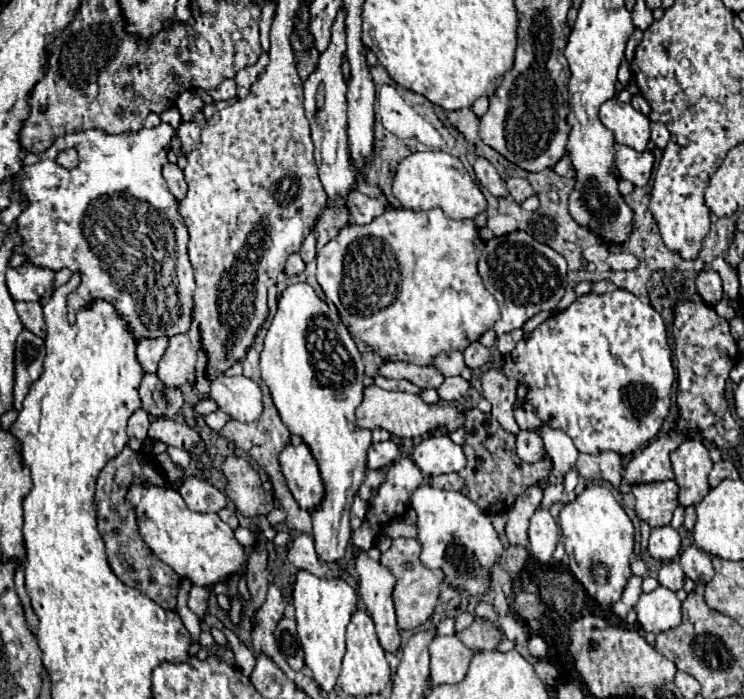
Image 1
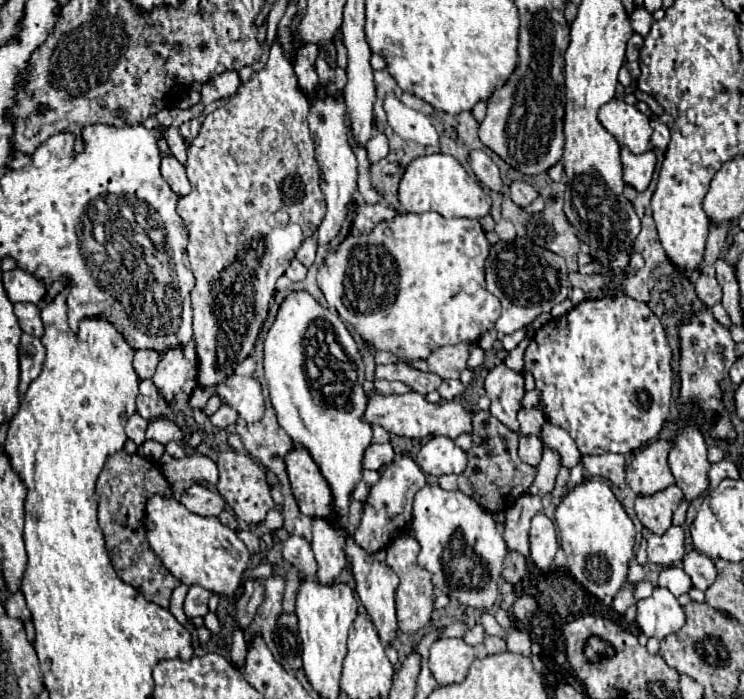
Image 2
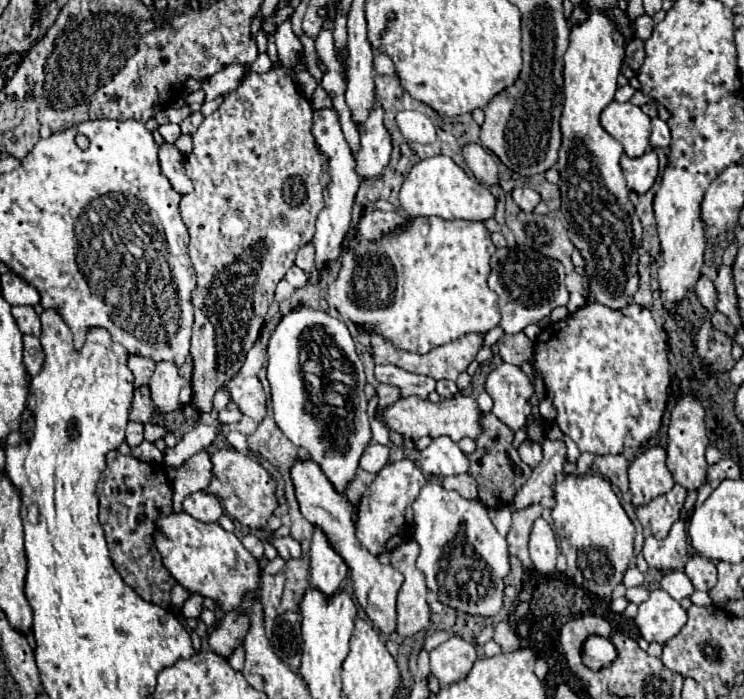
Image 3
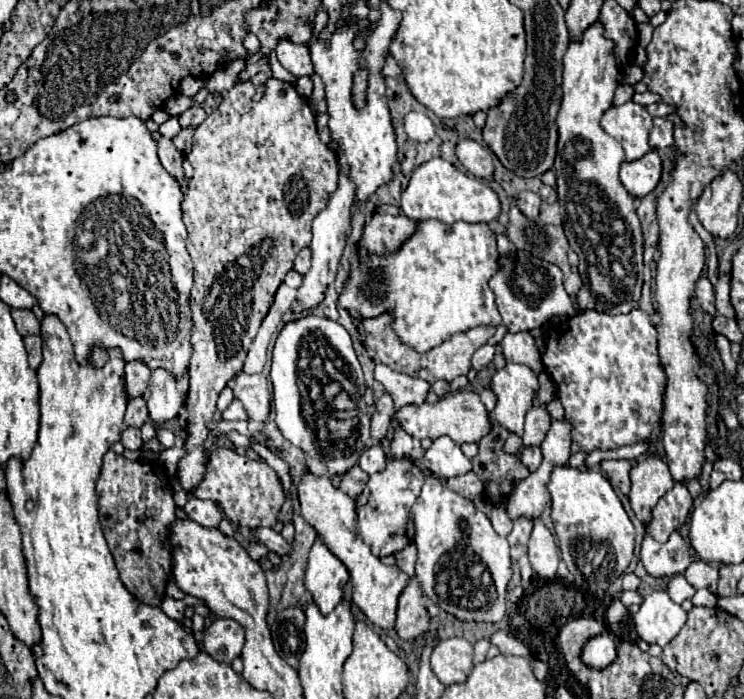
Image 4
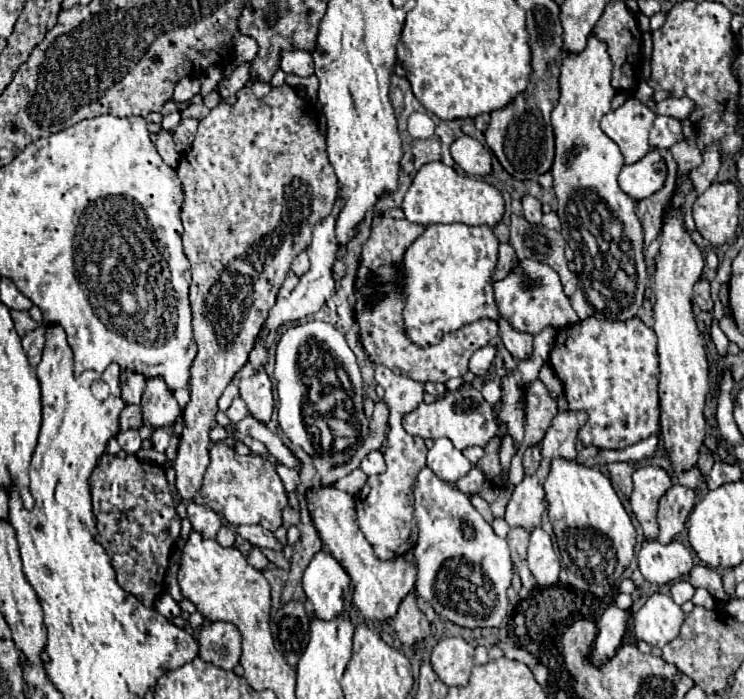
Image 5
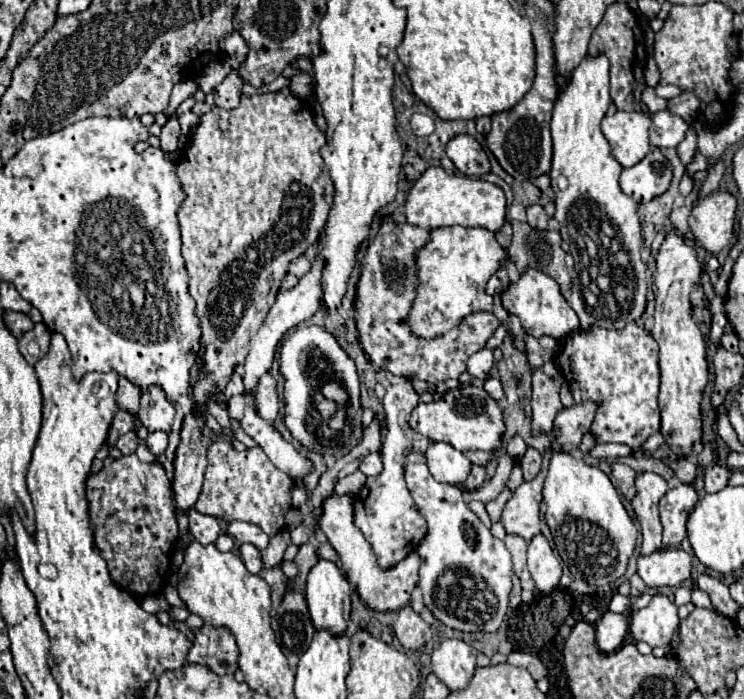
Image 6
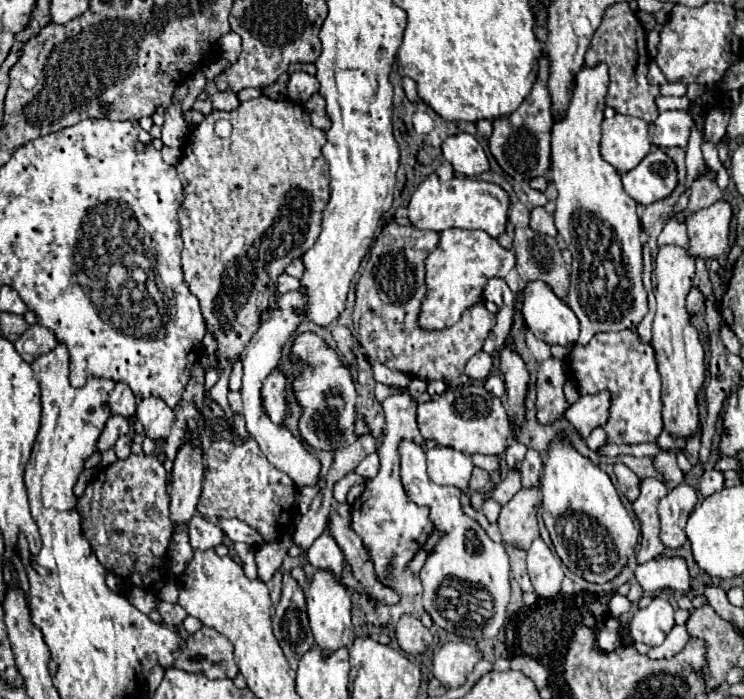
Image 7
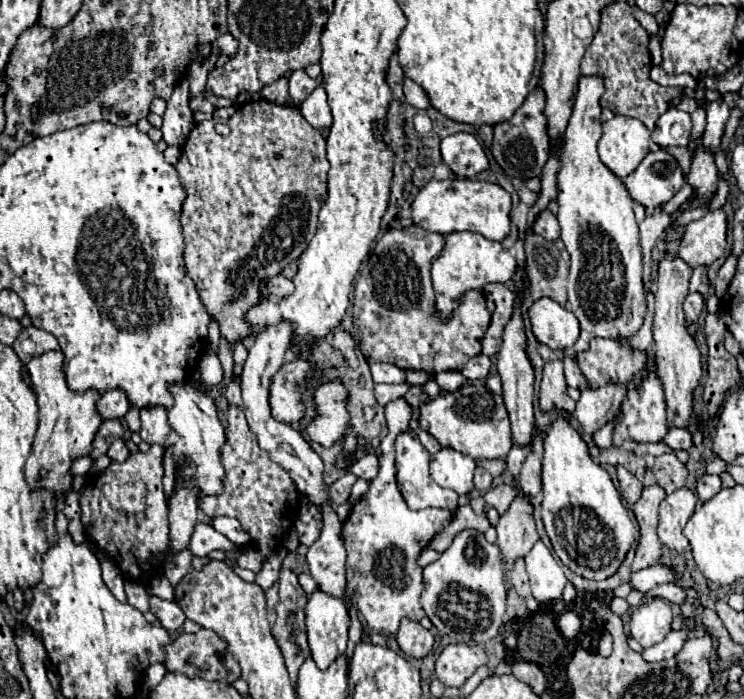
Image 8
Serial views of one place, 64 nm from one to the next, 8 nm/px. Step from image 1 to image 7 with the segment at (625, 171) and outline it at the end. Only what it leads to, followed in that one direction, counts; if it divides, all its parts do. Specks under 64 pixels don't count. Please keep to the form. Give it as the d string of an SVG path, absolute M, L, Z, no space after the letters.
M660 148L652 150L636 168L622 174L622 186L638 204L648 206L676 188L676 166Z

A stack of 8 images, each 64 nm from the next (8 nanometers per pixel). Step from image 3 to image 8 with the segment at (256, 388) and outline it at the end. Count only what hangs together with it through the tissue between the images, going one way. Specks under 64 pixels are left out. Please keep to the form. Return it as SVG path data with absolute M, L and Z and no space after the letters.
M294 360L294 362L286 362L276 374L274 380L270 382L270 410L274 412L274 420L282 420L286 424L294 424L296 420L300 420L304 416L304 406L300 402L300 394L302 394L302 384L306 378L310 378L312 366L304 360Z

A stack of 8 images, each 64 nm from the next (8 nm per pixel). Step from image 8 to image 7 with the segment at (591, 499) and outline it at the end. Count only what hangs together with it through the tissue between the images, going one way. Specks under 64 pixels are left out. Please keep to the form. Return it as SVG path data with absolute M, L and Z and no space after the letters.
M554 440L548 448L540 490L544 494L544 524L568 570L594 584L614 580L634 552L640 532L626 512L608 474L584 458L570 440Z

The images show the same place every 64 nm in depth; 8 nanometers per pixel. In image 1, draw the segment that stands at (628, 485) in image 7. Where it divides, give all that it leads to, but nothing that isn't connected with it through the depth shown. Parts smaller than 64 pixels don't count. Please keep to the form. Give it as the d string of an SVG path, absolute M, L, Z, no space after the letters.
M600 452L596 456L592 454L578 454L578 460L574 464L578 476L584 480L606 480L612 486L620 486L622 480L622 458L616 452Z

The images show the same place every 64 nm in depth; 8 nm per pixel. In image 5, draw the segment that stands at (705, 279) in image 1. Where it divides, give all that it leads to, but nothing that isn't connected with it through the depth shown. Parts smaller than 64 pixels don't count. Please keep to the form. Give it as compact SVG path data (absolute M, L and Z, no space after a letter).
M698 280L693 289L693 302L702 310L711 312L713 301L710 292L710 283L708 280Z

